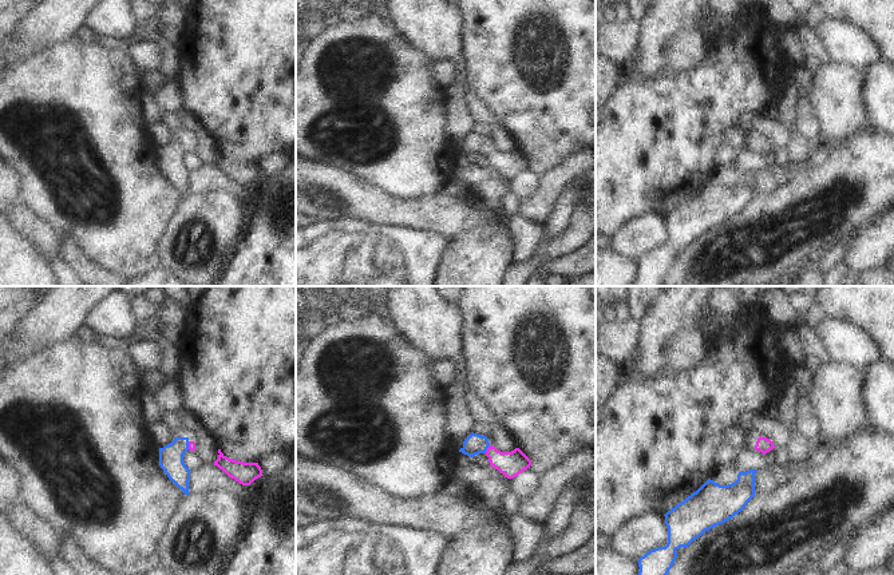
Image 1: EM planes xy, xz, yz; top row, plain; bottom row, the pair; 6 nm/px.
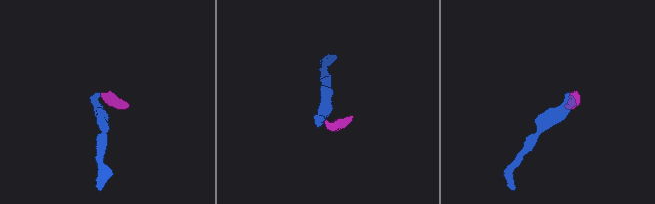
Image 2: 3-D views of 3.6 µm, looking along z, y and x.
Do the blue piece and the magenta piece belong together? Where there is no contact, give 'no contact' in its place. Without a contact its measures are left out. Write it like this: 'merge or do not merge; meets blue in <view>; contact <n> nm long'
merge; meets blue in xz; contact 60 nm long

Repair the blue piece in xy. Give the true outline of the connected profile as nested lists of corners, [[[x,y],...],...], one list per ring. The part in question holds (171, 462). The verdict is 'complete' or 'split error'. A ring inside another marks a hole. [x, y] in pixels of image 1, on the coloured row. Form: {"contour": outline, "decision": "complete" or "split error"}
{"contour": [[[183,427],[174,428],[173,436],[175,437],[173,443],[159,448],[159,465],[167,477],[189,495],[189,480],[190,471],[185,461],[183,455],[190,449],[195,451],[195,443],[190,441]]], "decision": "split error"}

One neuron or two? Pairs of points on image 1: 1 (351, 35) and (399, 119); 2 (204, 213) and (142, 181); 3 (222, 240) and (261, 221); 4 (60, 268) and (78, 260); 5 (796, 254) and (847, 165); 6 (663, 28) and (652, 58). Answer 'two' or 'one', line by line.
1: one
2: two
3: two
4: two
5: one
6: one

